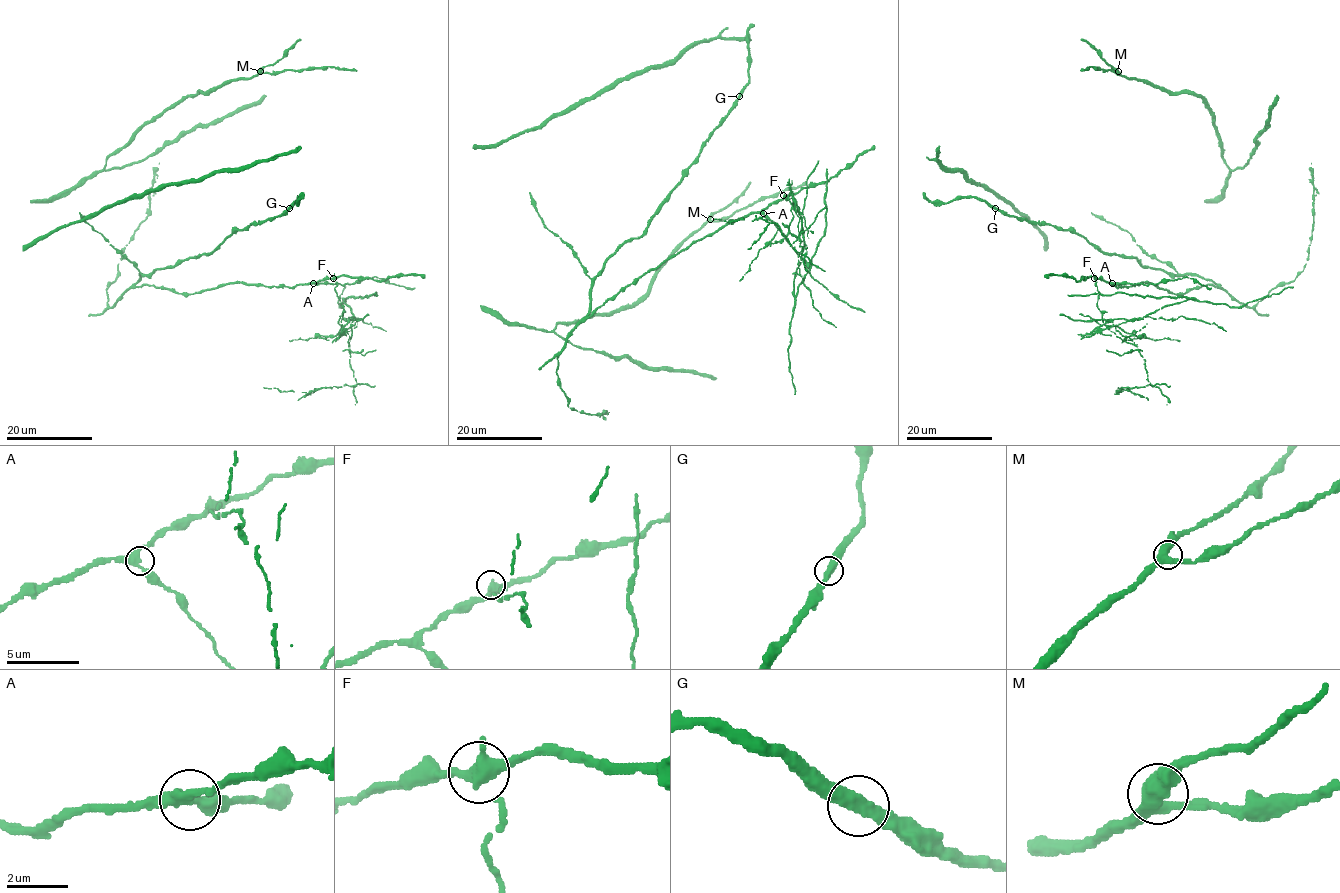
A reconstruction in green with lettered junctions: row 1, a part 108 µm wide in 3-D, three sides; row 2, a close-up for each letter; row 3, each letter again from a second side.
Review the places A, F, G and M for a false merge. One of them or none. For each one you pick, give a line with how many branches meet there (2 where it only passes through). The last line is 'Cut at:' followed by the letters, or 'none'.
F: 3
Cut at: F

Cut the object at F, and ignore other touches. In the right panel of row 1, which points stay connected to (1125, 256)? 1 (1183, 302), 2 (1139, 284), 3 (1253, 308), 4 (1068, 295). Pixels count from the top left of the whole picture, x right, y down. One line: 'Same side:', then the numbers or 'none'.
Same side: 2, 3

